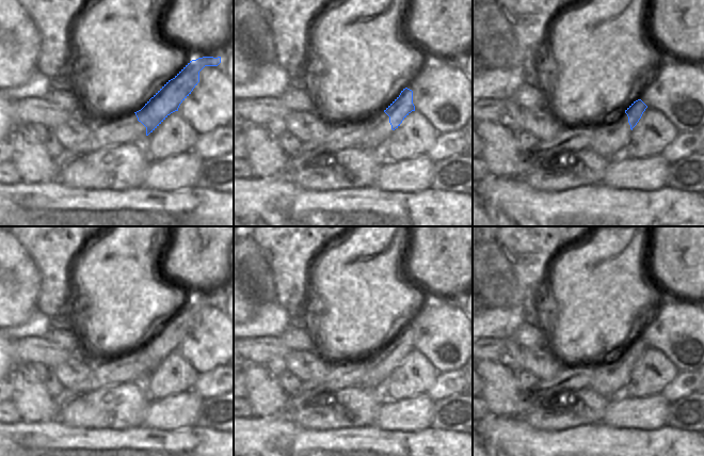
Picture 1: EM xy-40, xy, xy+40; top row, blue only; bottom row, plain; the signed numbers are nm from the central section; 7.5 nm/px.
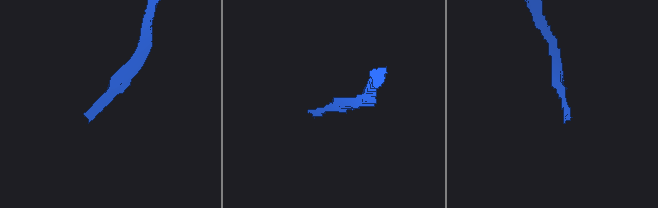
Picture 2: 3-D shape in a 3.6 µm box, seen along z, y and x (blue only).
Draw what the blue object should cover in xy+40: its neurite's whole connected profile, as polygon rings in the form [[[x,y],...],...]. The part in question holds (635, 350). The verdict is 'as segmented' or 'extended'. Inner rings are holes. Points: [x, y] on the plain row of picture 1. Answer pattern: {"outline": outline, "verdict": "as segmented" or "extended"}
{"outline": [[[638,339],[619,357],[595,364],[590,388],[604,397],[622,395],[628,383],[633,367],[637,364],[646,347],[647,345],[641,339]]], "verdict": "extended"}

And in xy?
{"outline": [[[405,327],[380,355],[368,361],[366,373],[362,377],[362,386],[383,389],[391,372],[412,350],[415,350],[413,330]]], "verdict": "extended"}

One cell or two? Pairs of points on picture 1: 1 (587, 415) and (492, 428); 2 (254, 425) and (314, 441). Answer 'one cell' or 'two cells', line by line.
1: two cells
2: one cell

